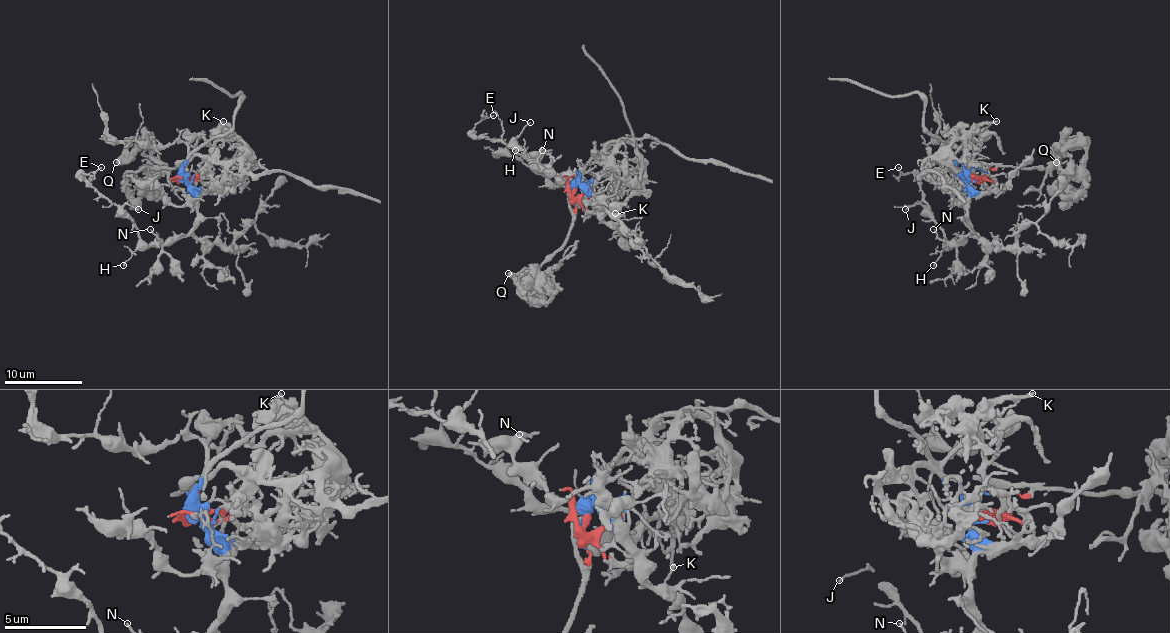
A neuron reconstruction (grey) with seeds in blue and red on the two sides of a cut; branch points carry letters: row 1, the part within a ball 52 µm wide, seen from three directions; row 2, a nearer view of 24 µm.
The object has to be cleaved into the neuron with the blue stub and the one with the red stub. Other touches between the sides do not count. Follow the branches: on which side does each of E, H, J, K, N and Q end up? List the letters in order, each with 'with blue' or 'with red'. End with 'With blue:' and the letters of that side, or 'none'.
E: with blue
H: with blue
J: with blue
K: with red
N: with blue
Q: with red
With blue: E, H, J, N

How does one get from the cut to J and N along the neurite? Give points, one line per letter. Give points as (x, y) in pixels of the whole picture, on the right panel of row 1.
J: (970, 176), (970, 230), (956, 244), (945, 236), (943, 229), (923, 207), (917, 203), (906, 209)
N: (970, 176), (970, 230), (954, 244), (941, 240), (933, 229)

